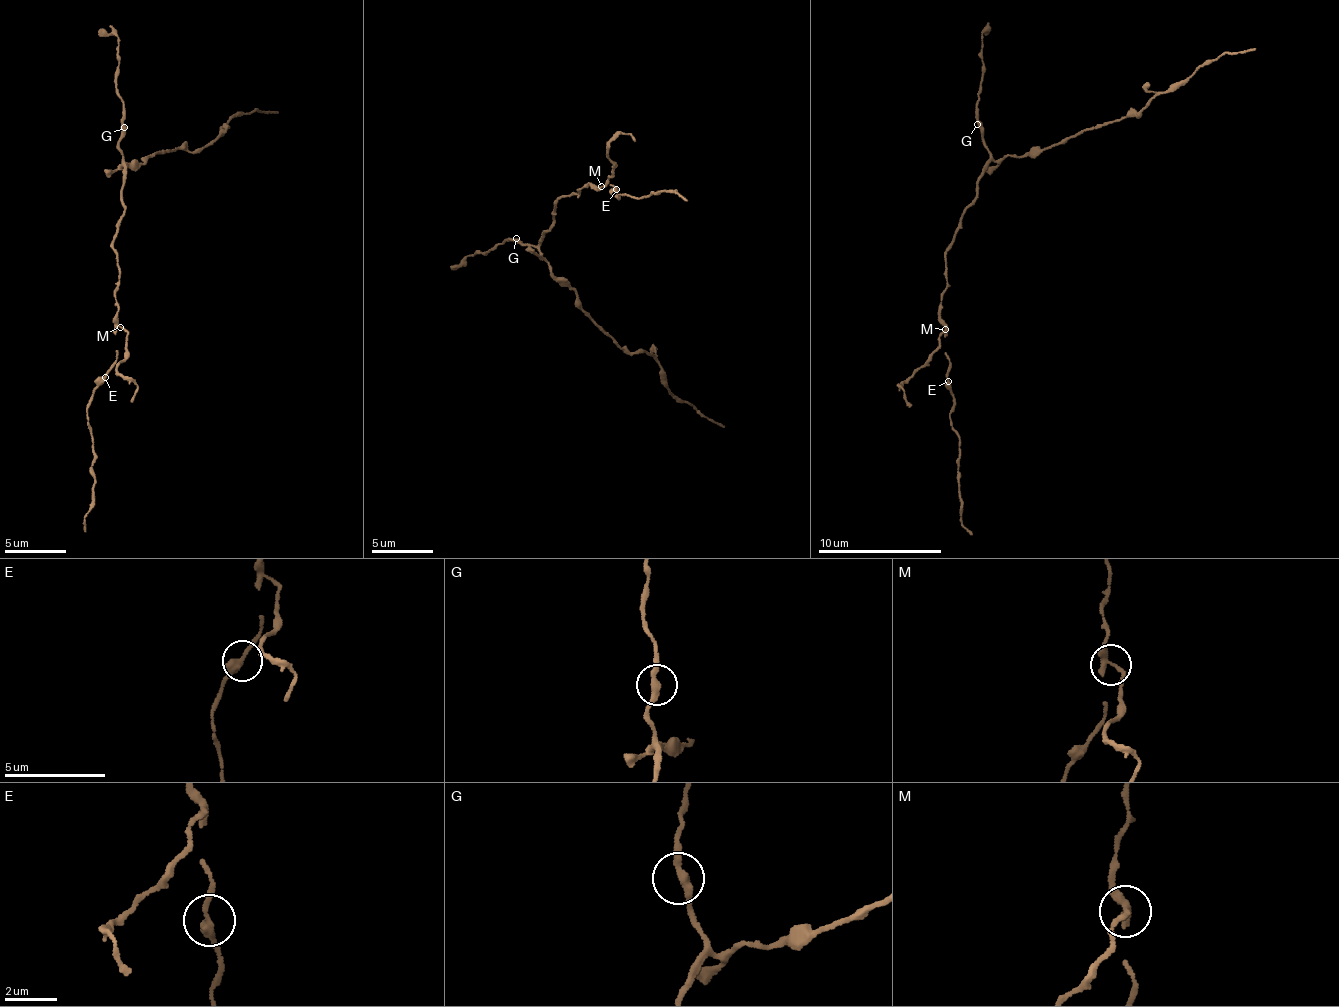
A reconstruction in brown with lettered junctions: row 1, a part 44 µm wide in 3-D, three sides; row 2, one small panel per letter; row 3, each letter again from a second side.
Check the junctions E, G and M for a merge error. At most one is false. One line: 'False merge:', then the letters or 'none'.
False merge: M

